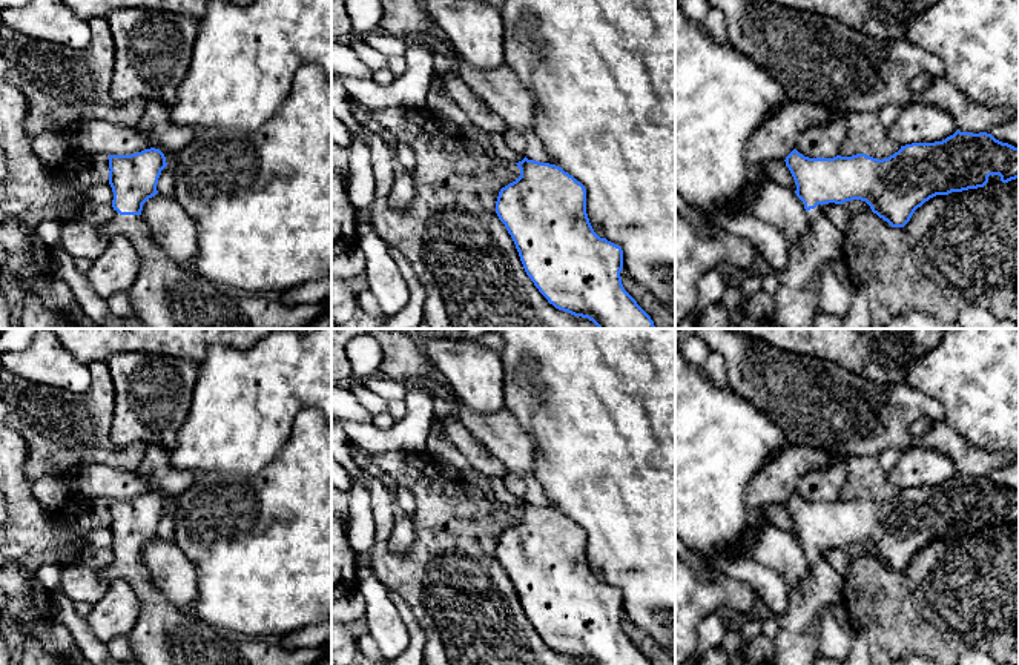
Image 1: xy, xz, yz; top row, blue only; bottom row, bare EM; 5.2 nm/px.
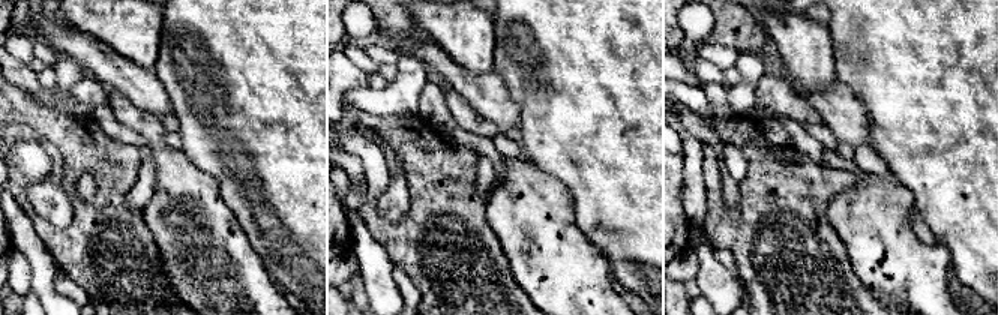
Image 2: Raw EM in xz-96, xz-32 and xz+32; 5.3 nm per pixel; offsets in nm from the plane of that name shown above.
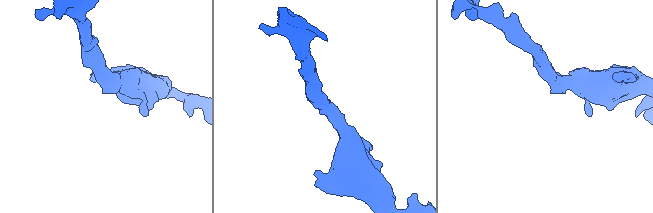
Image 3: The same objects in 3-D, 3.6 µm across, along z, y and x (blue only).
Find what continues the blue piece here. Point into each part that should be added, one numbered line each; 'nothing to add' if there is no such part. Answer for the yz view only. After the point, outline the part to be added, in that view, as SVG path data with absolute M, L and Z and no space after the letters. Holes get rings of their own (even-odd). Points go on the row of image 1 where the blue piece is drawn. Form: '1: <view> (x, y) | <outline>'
1: yz (797, 300) | M821 204L807 210L810 230L789 247L789 260L778 273L778 289L772 295L775 303L773 319L781 329L813 329L819 315L819 266L824 261L843 260L843 244L846 233L829 221L821 210Z

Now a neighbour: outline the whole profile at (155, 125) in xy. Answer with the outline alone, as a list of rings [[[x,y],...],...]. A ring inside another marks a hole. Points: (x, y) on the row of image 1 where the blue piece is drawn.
[[[155,100],[147,101],[146,111],[135,127],[157,149],[170,154],[178,154],[184,149],[198,131],[176,124],[170,117],[167,104]]]

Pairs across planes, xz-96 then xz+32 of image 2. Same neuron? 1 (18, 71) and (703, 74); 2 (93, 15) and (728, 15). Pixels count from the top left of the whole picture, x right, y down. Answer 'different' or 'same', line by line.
1: different
2: different

